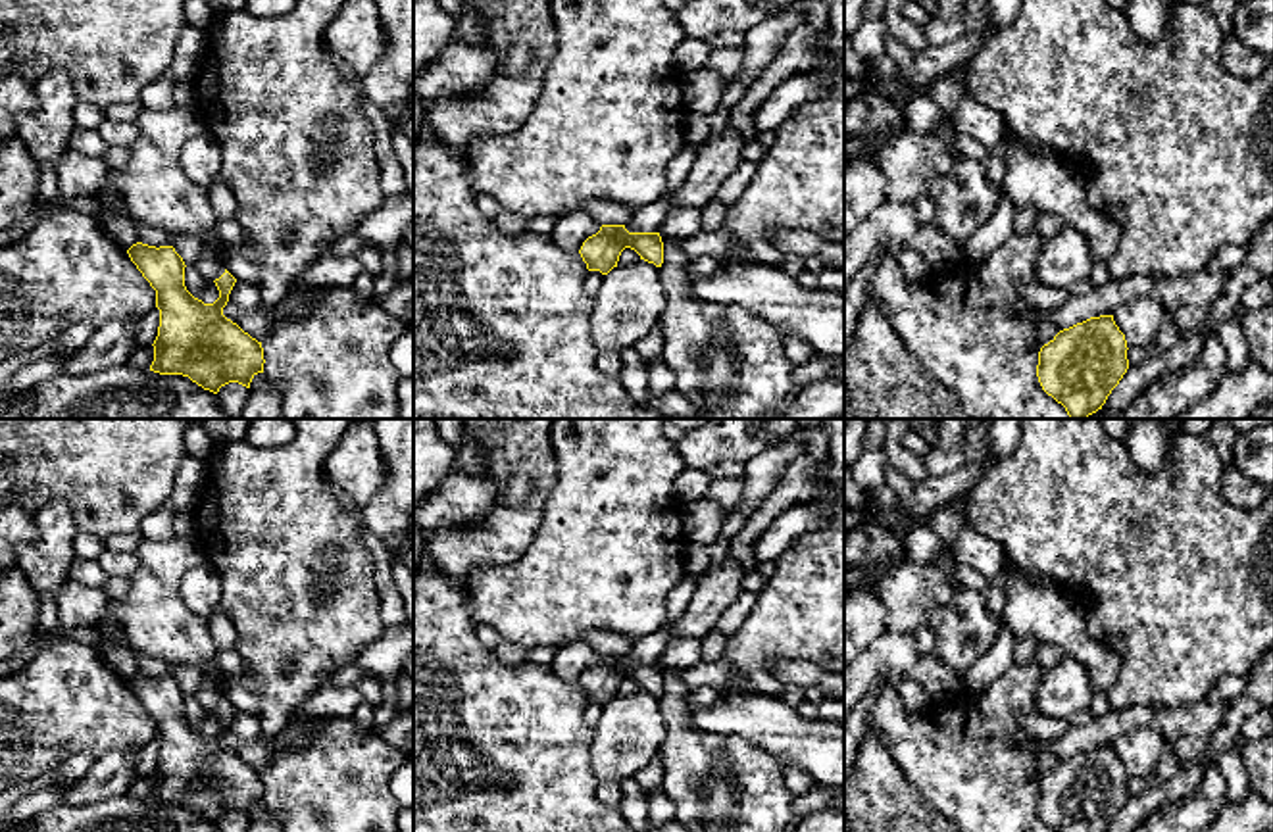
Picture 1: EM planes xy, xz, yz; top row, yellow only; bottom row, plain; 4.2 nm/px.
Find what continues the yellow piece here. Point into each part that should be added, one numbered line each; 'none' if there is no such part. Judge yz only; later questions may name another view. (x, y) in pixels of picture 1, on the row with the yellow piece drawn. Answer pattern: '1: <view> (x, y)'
none

